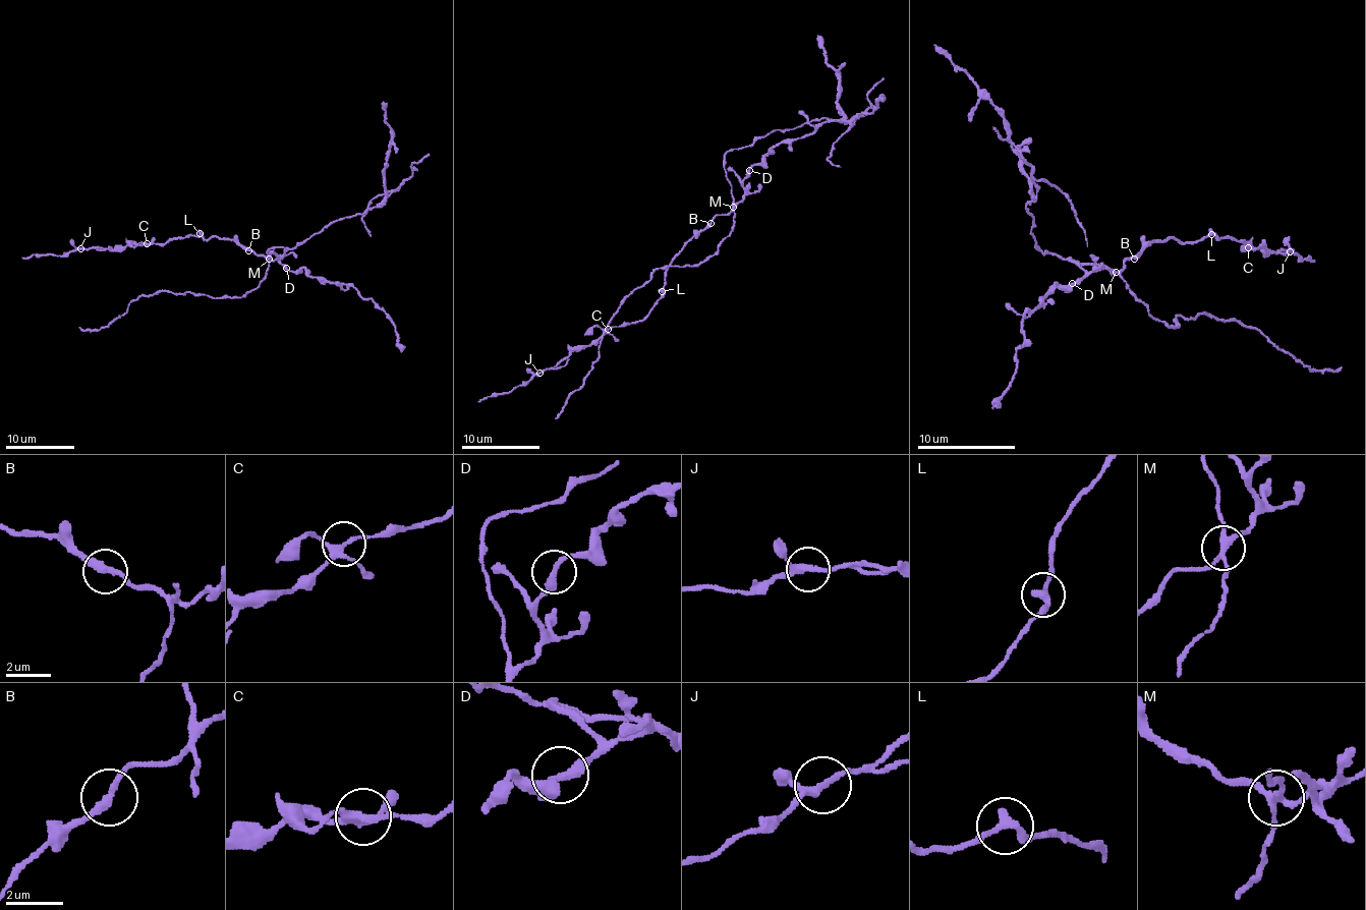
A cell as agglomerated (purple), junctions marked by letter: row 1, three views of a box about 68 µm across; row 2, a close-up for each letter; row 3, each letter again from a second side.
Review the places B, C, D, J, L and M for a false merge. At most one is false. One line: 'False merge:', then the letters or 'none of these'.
False merge: M

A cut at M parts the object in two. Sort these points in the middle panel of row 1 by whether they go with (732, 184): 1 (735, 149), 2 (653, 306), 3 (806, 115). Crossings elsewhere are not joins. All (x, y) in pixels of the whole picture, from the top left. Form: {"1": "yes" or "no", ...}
{"1": "yes", "2": "no", "3": "no"}

